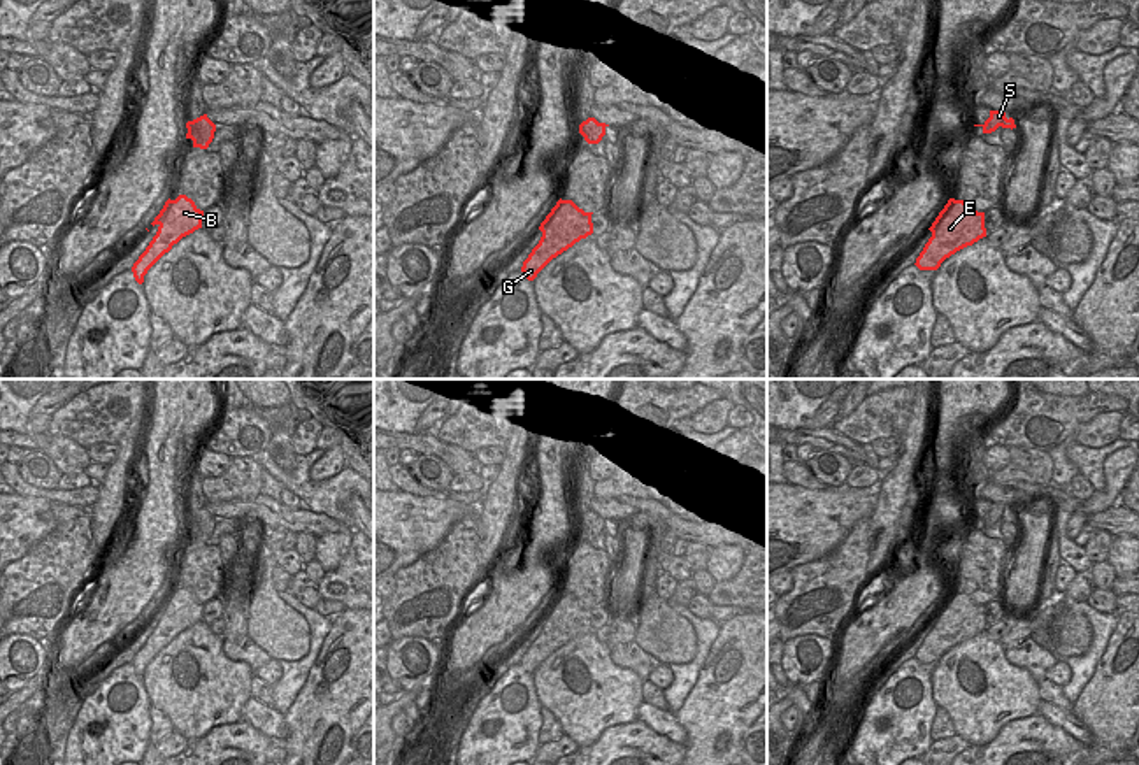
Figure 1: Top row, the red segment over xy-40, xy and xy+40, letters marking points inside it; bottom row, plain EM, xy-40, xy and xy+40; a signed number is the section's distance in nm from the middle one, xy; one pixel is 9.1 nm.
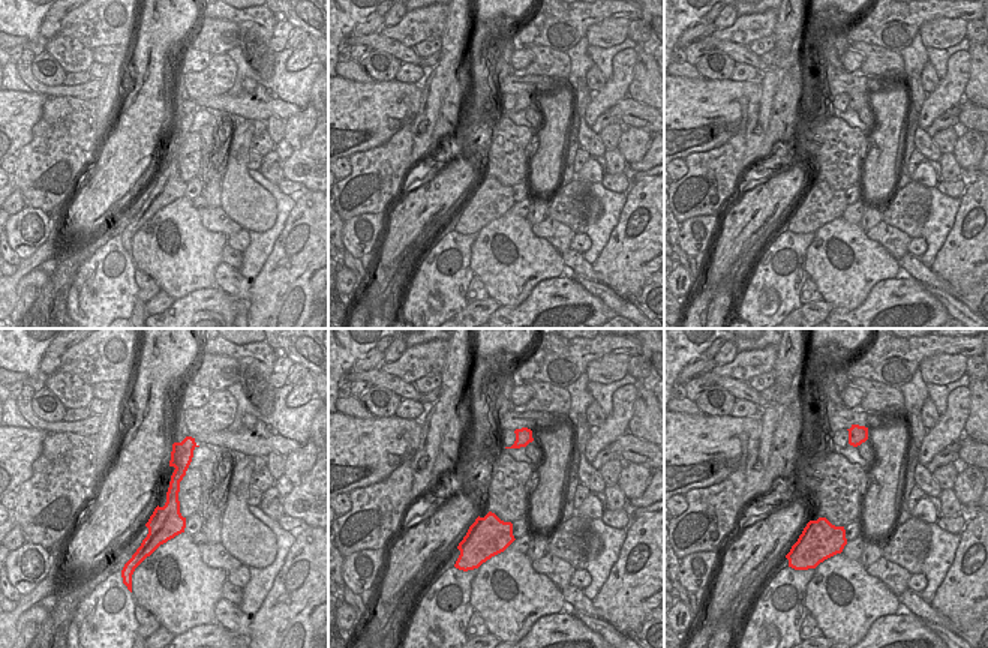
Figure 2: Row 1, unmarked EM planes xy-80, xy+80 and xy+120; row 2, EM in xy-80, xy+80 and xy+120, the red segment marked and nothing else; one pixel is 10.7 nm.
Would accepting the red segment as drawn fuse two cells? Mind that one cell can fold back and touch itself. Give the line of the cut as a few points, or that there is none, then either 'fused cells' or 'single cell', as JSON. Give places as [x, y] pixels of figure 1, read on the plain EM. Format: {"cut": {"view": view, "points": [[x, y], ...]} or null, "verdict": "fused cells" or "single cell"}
{"cut": {"view": "xy-40", "points": [[213, 516], [188, 523]]}, "verdict": "fused cells"}

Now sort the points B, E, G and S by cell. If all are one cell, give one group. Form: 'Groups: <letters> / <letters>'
Groups: B E G / S

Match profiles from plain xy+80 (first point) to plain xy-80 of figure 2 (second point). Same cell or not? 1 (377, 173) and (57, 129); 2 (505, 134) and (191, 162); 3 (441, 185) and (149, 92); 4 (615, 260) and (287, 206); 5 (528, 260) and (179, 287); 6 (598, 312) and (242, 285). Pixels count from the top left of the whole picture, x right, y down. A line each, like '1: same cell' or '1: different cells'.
1: same cell
2: same cell
3: same cell
4: different cells
5: same cell
6: different cells

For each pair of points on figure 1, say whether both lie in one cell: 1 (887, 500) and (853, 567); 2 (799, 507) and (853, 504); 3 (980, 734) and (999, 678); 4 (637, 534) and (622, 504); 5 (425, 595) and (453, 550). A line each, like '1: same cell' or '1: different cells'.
1: different cells
2: same cell
3: same cell
4: different cells
5: same cell

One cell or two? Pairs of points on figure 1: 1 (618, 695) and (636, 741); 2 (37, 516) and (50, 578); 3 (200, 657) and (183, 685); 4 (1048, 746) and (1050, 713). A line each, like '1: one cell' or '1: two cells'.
1: two cells
2: two cells
3: one cell
4: two cells

